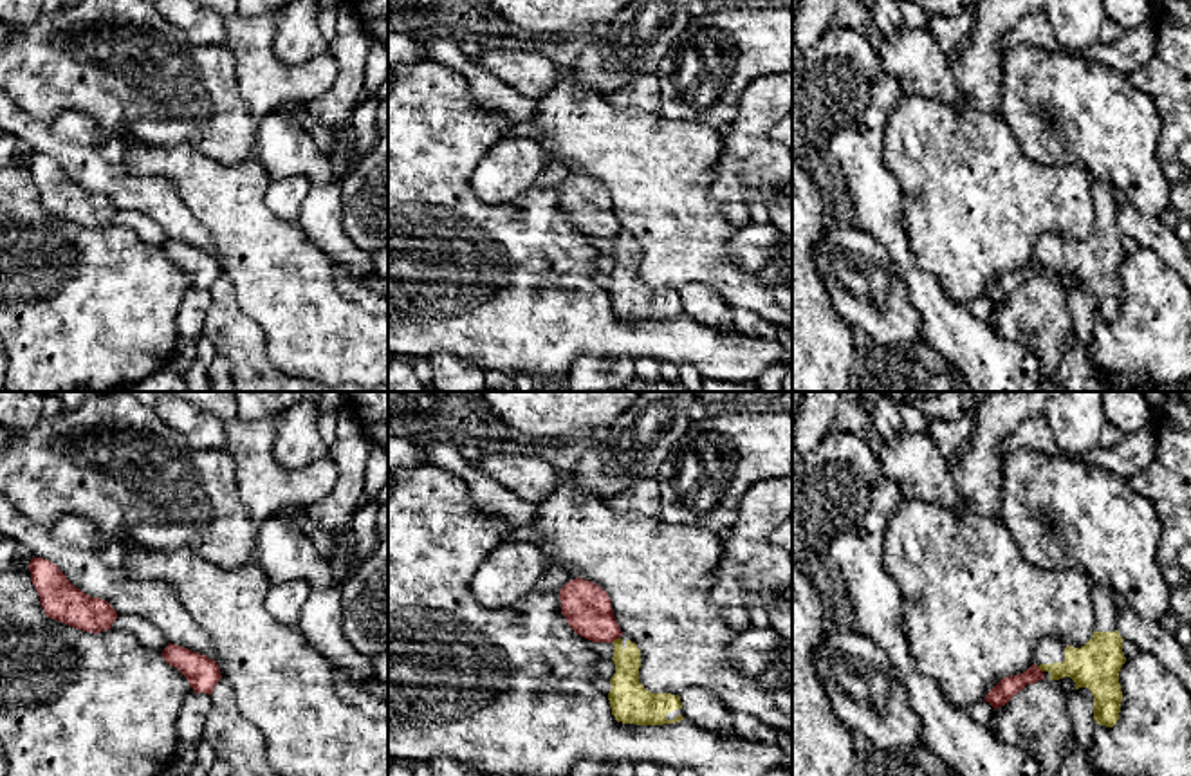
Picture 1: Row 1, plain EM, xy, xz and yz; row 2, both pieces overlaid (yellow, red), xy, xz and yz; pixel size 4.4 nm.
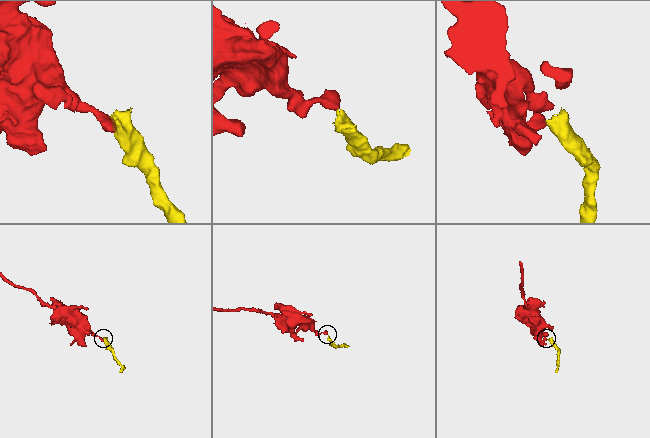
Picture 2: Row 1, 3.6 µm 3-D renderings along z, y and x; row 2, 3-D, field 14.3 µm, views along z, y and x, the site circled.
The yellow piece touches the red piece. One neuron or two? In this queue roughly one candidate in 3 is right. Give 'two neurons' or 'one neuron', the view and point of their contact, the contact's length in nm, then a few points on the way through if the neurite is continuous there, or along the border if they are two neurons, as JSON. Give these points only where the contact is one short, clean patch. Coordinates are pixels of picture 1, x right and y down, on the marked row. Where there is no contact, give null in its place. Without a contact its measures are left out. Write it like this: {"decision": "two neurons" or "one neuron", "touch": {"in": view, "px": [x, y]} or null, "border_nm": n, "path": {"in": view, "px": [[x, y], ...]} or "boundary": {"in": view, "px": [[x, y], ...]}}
{"decision": "two neurons", "touch": {"in": "xz", "px": [616, 639]}, "border_nm": 50, "boundary": {"in": "xz", "px": [[619, 636], [612, 643]]}}

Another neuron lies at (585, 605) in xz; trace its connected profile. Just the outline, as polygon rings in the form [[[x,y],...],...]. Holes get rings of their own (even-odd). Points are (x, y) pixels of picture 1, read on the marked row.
[[[570,579],[559,590],[561,614],[568,626],[592,642],[614,642],[623,635],[608,594],[588,579]]]

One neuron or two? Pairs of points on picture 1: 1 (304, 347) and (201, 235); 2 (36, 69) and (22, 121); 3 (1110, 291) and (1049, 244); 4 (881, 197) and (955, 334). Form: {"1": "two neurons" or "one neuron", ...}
{"1": "two neurons", "2": "two neurons", "3": "one neuron", "4": "one neuron"}

